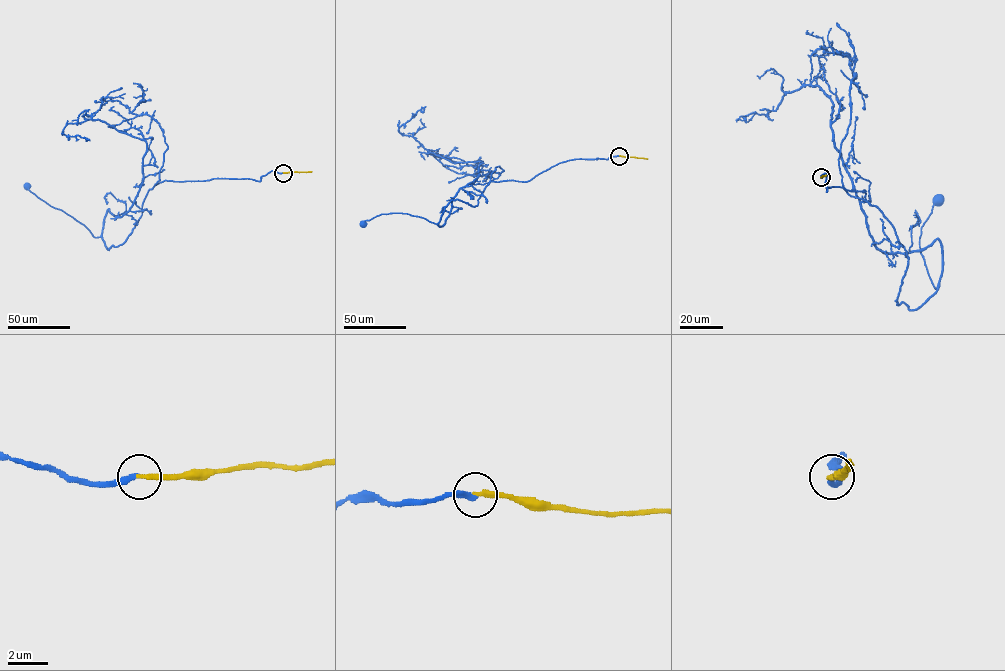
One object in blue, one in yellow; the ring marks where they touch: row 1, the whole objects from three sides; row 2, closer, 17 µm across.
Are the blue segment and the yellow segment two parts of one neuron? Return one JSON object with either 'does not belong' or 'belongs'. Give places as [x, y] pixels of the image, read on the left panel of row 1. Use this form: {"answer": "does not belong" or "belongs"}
{"answer": "does not belong"}

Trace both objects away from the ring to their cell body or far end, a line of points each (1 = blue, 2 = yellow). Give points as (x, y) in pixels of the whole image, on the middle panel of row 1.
1: (619, 156), (568, 160), (526, 182), (491, 181), (477, 205), (452, 200), (437, 224), (397, 213), (364, 223)
2: (619, 156), (648, 159)

